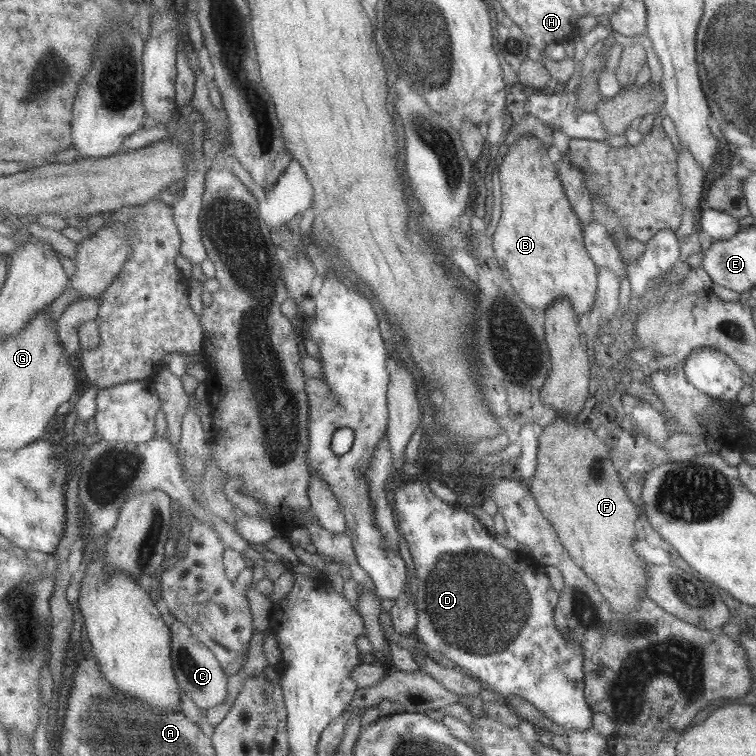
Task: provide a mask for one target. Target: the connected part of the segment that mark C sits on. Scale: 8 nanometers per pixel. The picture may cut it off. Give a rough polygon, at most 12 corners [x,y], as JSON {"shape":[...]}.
{"shape":[[173,617],[172,658],[181,686],[200,709],[227,698],[225,666]]}

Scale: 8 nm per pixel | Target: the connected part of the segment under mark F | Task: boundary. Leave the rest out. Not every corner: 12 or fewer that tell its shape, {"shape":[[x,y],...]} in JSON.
{"shape":[[590,427],[541,428],[528,485],[611,610],[647,575],[639,514]]}

